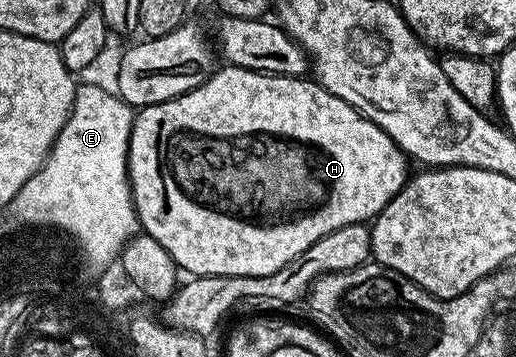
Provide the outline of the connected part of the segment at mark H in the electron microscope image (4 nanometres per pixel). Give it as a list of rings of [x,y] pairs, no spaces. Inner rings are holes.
[[[226,64],[225,69],[218,68],[213,76],[208,77],[203,85],[197,89],[184,93],[181,97],[177,97],[173,101],[164,101],[158,105],[144,106],[133,118],[133,130],[129,136],[129,192],[133,198],[133,211],[136,220],[141,220],[144,232],[151,239],[155,239],[164,249],[171,255],[171,259],[177,264],[178,270],[184,271],[186,274],[195,277],[262,277],[263,275],[271,275],[275,271],[279,271],[279,267],[283,267],[287,263],[291,263],[291,259],[295,259],[303,251],[307,251],[307,247],[311,247],[319,239],[323,239],[323,235],[327,235],[331,231],[335,231],[344,225],[359,225],[362,223],[372,222],[378,213],[383,211],[383,207],[387,207],[387,203],[395,196],[397,192],[404,187],[407,180],[407,172],[405,173],[405,164],[407,158],[401,149],[393,142],[392,139],[382,131],[373,121],[369,121],[362,113],[352,109],[343,99],[339,99],[335,95],[331,95],[325,89],[311,86],[305,82],[305,79],[296,77],[283,77],[275,73],[257,73],[253,69],[244,69],[238,65]]]

